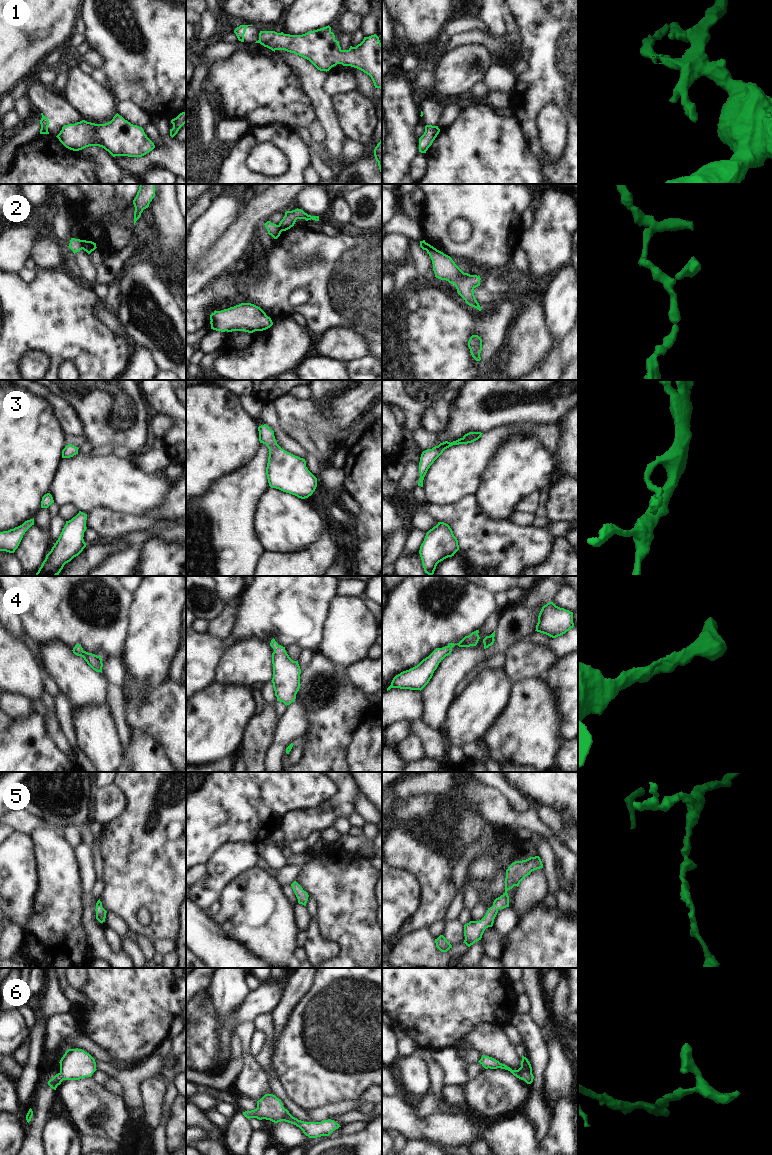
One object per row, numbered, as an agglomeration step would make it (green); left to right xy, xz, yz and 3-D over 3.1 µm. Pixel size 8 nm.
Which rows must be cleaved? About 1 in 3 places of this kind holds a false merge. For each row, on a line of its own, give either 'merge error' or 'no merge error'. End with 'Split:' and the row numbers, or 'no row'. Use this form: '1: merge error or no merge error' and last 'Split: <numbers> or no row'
1: merge error
2: merge error
3: no merge error
4: no merge error
5: no merge error
6: no merge error
Split: 1, 2

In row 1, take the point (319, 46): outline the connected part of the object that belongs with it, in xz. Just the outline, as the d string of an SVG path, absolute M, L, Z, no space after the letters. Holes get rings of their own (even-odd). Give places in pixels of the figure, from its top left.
M329 25L302 35L260 31L259 39L264 47L299 55L320 71L327 72L337 64L357 68L371 77L375 88L382 89L382 44L376 34L348 50L341 49Z

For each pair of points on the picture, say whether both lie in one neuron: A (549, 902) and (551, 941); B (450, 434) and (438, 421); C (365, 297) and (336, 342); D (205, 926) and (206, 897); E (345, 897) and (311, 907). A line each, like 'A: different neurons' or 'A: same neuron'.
A: different neurons
B: different neurons
C: different neurons
D: different neurons
E: different neurons

